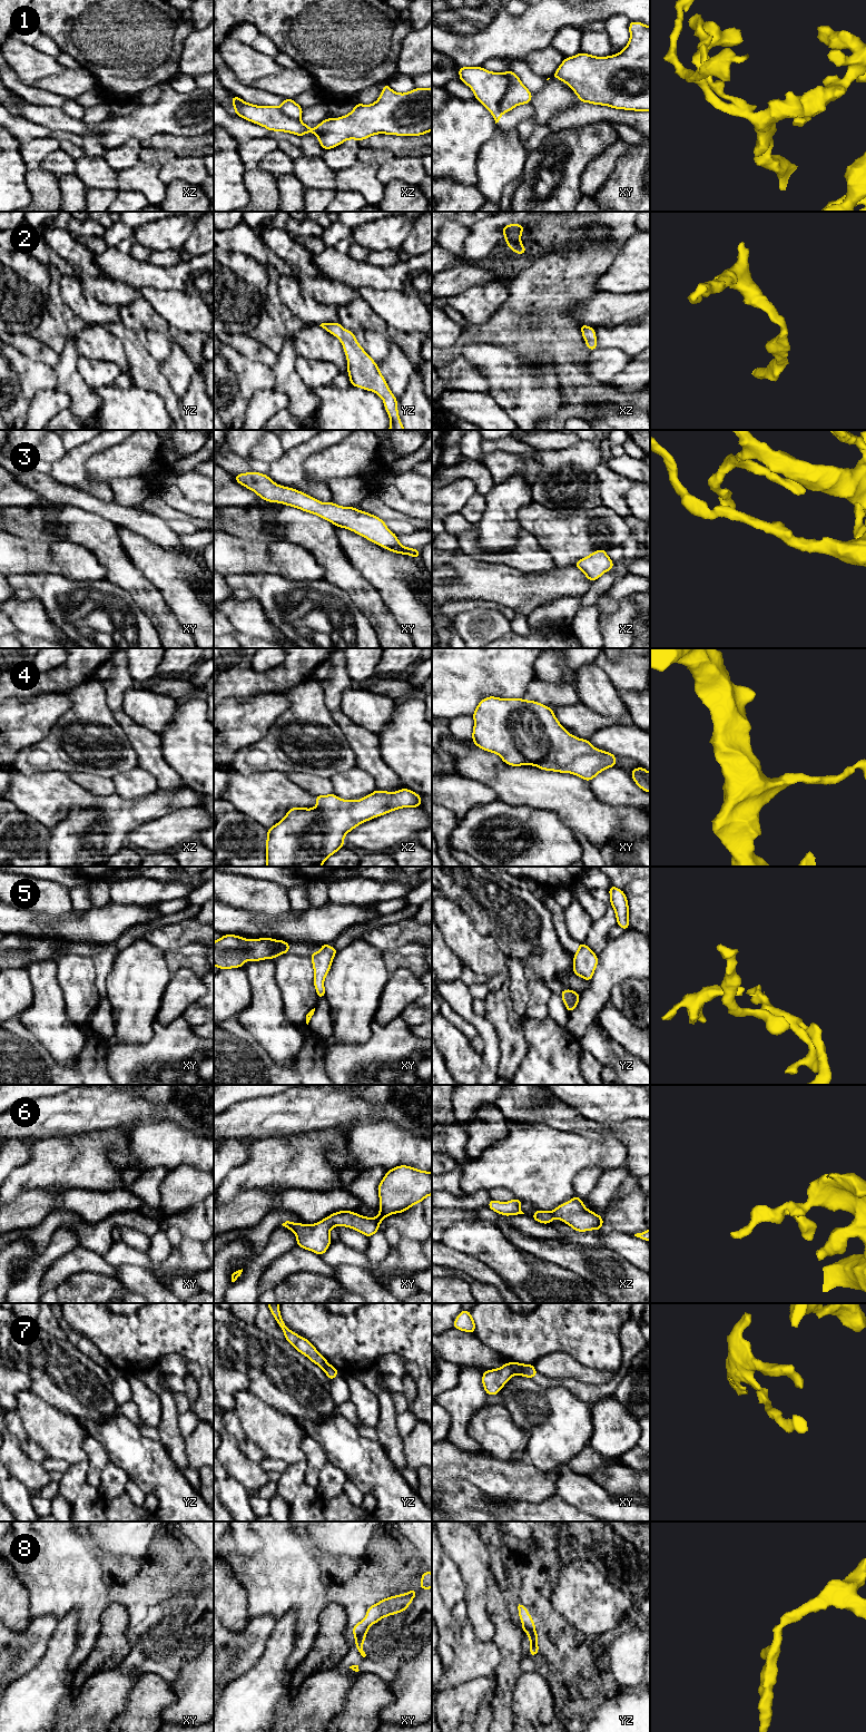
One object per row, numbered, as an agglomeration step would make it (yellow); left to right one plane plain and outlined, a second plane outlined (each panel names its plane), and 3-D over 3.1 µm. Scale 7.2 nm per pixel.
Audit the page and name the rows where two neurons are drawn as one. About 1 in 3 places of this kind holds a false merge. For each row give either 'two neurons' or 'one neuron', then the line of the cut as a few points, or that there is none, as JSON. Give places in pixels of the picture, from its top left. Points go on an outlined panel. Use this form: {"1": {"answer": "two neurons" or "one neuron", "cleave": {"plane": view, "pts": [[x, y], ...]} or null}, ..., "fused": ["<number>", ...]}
{"1": {"answer": "one neuron", "cleave": null}, "2": {"answer": "one neuron", "cleave": null}, "3": {"answer": "one neuron", "cleave": null}, "4": {"answer": "one neuron", "cleave": null}, "5": {"answer": "two neurons", "cleave": {"plane": "xy", "pts": [[327, 945], [322, 948]]}}, "6": {"answer": "one neuron", "cleave": null}, "7": {"answer": "two neurons", "cleave": {"plane": "xy", "pts": [[507, 1363], [515, 1373]]}}, "8": {"answer": "one neuron", "cleave": null}, "fused": ["5", "7"]}

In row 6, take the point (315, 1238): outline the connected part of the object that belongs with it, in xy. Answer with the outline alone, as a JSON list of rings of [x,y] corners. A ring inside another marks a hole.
[[[407,1165],[393,1167],[386,1172],[378,1184],[377,1193],[380,1196],[380,1213],[377,1217],[362,1216],[352,1211],[338,1211],[315,1224],[302,1224],[286,1221],[282,1225],[295,1233],[297,1246],[312,1251],[321,1256],[327,1251],[332,1243],[329,1232],[334,1226],[346,1226],[371,1237],[380,1231],[378,1225],[386,1216],[403,1213],[414,1204],[422,1203],[426,1196],[432,1195],[432,1173],[420,1171]]]

